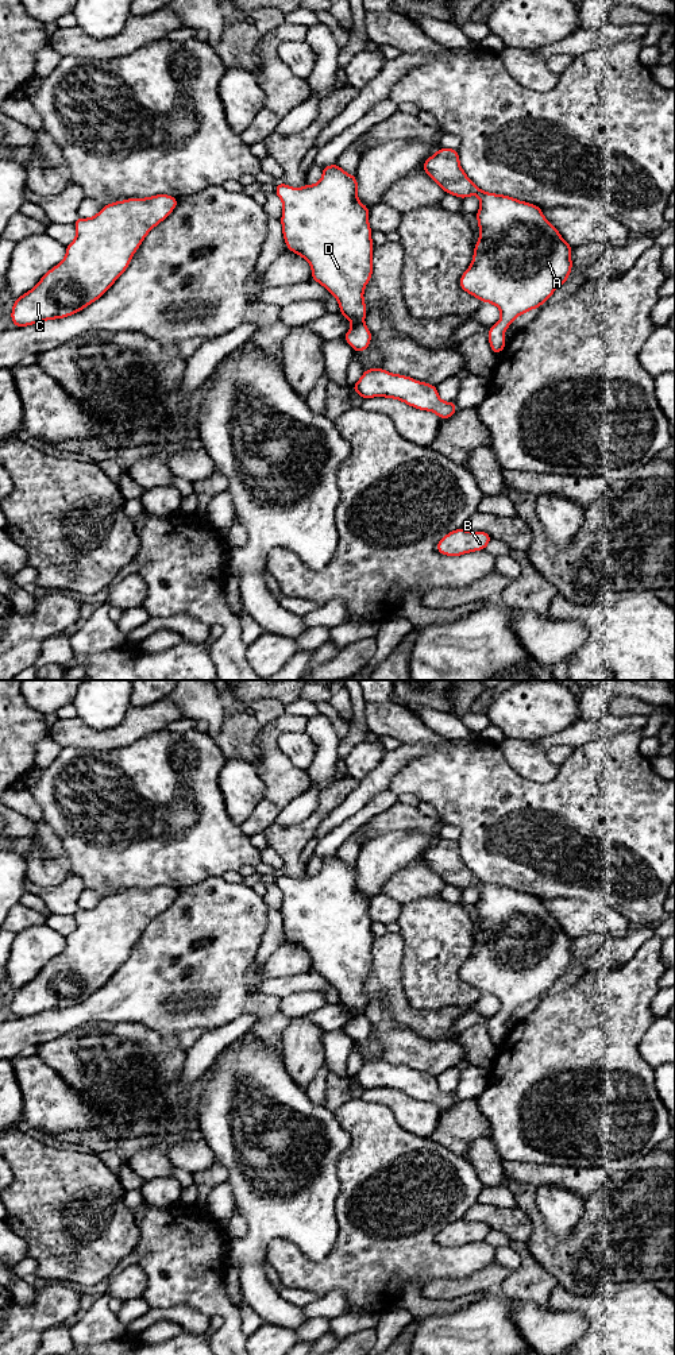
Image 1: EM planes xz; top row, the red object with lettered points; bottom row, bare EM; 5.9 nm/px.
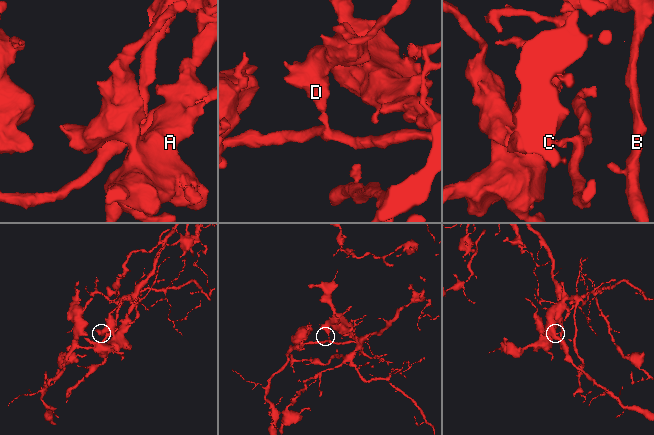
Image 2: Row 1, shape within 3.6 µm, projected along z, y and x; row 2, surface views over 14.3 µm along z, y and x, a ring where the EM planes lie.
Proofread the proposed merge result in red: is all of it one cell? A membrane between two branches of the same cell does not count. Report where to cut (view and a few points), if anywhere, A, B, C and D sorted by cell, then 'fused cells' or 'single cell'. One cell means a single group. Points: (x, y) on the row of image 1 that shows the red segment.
cut in xz along (362, 321), (354, 324); A B D / C; fused cells

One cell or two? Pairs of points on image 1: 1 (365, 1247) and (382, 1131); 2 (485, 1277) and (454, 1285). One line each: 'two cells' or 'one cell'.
1: one cell
2: one cell

